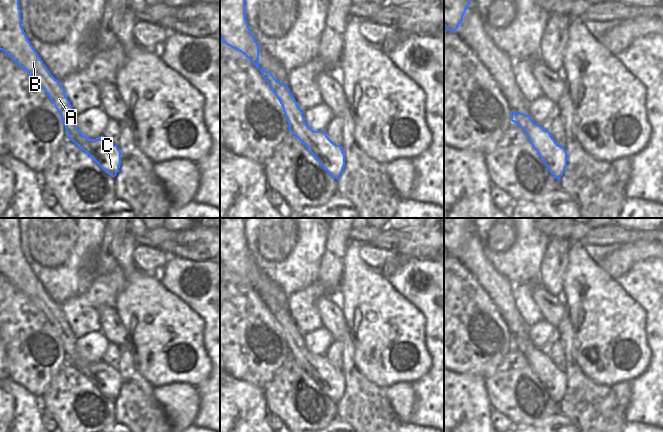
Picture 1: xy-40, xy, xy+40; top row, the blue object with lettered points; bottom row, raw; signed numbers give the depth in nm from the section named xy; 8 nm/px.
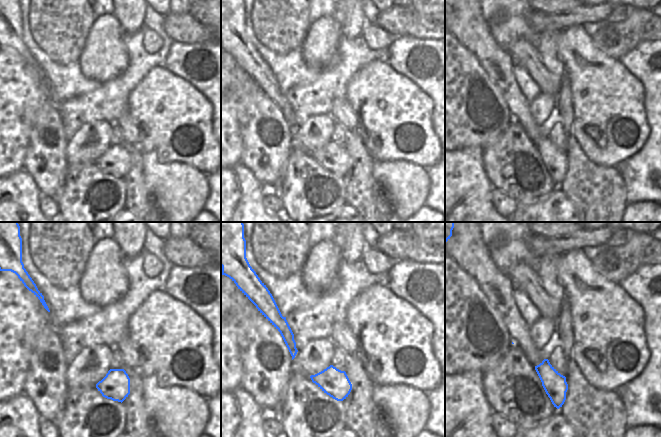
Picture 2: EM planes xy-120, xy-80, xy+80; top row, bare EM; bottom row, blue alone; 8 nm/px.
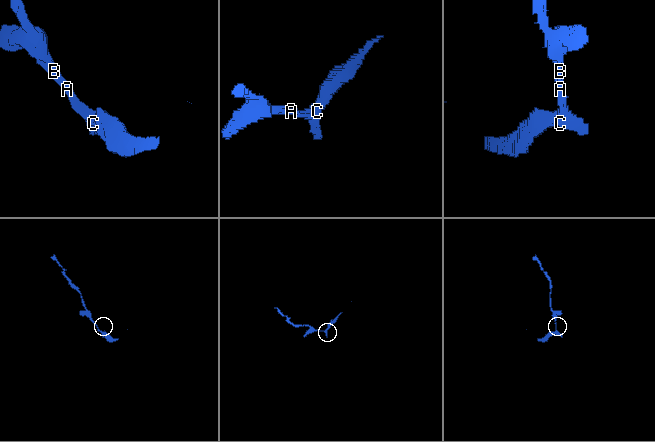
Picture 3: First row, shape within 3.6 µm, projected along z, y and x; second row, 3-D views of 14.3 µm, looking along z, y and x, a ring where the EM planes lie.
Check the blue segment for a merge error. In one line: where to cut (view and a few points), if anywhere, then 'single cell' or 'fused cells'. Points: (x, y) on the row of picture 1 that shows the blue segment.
no cut; single cell

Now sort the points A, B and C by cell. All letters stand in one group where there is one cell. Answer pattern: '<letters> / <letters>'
A B C

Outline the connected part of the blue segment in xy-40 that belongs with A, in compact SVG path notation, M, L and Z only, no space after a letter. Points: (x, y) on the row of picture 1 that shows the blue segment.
M0 0L0 50L4 51L31 76L37 85L43 88L61 116L67 137L105 173L115 177L121 166L121 152L118 146L103 135L90 139L77 128L77 114L61 82L49 72L21 26L19 0Z

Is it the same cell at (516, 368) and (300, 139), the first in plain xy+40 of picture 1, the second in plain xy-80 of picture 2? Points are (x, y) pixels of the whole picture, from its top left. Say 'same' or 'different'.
different

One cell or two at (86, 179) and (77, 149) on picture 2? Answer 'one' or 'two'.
two

